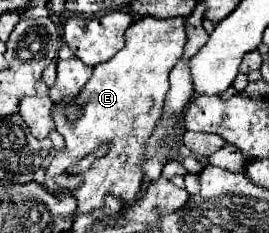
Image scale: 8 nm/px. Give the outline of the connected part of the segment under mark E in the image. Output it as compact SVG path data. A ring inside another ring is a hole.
M141 18L127 30L127 44L105 64L97 64L91 80L81 90L79 98L63 100L55 104L55 124L59 134L65 138L65 150L57 152L47 168L45 188L53 194L59 192L59 186L53 182L57 174L65 174L67 168L103 144L109 144L107 156L93 162L93 166L79 174L83 184L71 194L77 198L77 214L91 212L103 206L105 194L115 194L125 200L125 204L135 202L143 172L139 166L145 156L145 142L155 130L157 120L163 112L163 100L169 90L169 72L183 56L183 46L187 42L185 18Z

